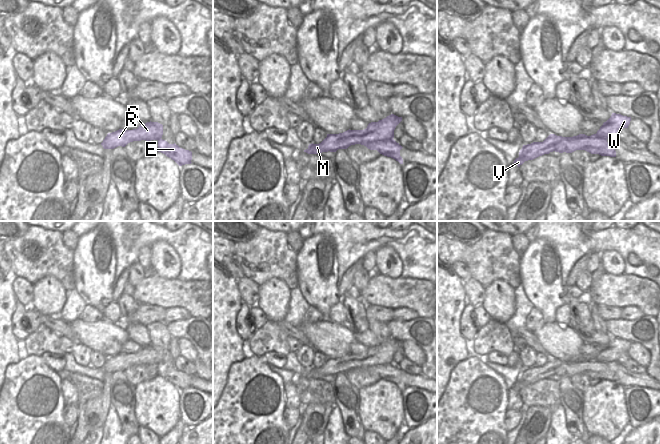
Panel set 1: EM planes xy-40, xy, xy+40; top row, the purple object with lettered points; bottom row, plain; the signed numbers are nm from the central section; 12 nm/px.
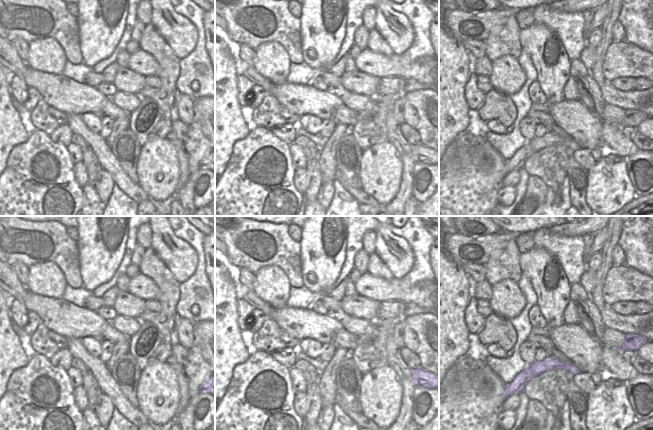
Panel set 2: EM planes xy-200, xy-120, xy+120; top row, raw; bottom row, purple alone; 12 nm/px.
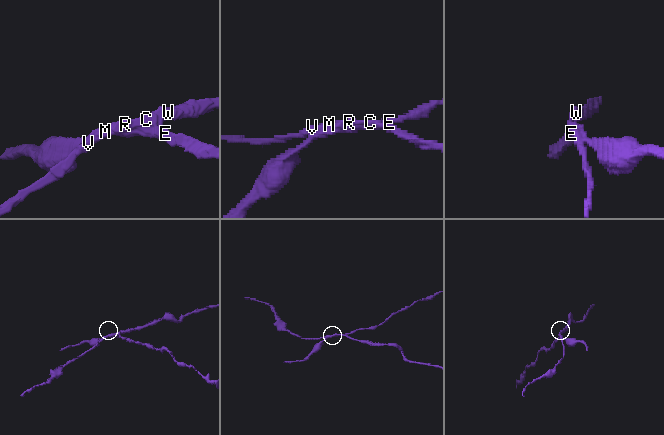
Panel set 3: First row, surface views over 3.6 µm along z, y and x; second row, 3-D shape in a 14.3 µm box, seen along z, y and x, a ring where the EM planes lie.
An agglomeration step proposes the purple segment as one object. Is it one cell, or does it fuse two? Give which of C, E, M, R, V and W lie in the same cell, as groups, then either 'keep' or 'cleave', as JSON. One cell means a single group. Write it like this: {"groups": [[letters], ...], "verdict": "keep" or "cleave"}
{"groups": [["C", "M", "R", "V", "W"], ["E"]], "verdict": "cleave"}

